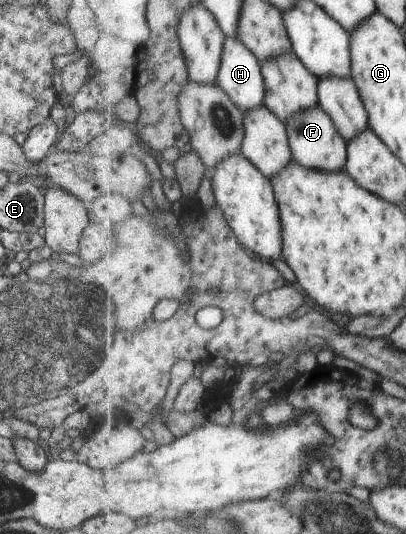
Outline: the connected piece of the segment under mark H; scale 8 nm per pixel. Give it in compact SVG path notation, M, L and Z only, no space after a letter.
M238 36L227 37L218 81L243 112L266 104L267 84L262 62Z

